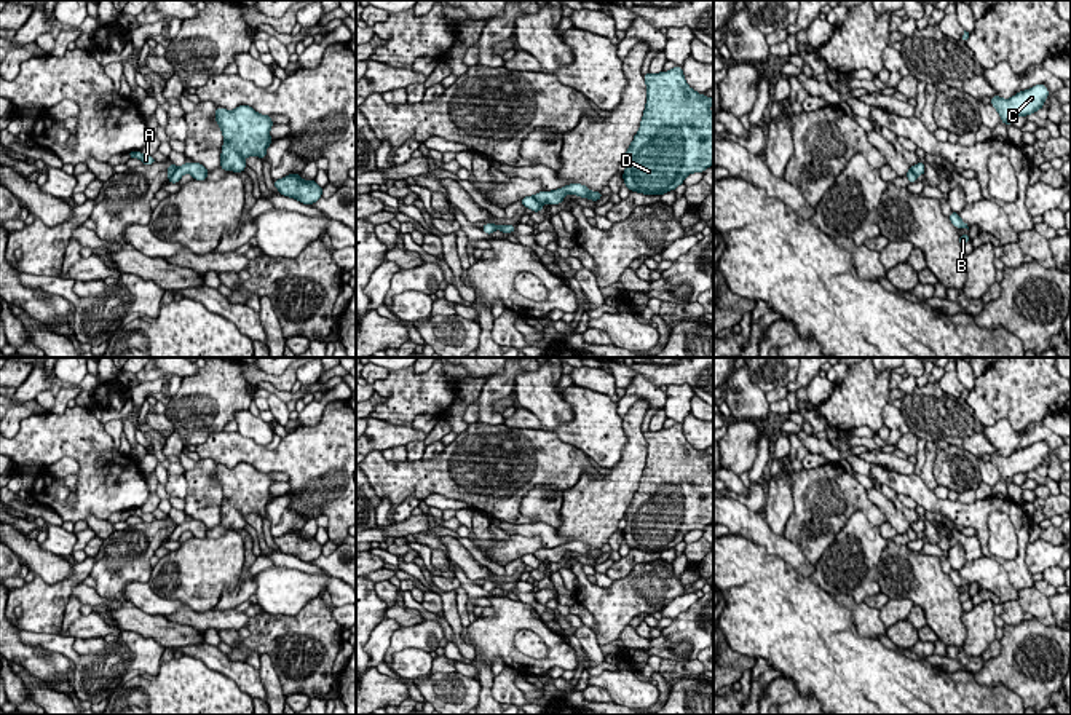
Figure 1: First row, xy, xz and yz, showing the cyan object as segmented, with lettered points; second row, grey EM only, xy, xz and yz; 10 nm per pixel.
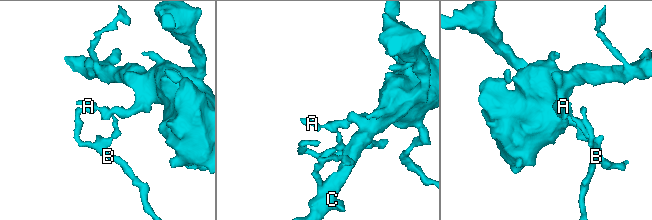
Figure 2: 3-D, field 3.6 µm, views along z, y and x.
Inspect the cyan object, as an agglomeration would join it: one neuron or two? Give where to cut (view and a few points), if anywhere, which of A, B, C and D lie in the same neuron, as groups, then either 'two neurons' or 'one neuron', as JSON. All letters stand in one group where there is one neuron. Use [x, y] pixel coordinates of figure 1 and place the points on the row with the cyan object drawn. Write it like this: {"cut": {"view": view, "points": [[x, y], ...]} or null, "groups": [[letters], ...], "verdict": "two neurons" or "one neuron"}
{"cut": {"view": "xz", "points": [[532, 197], [541, 205]]}, "groups": [["A", "B"], ["C", "D"]], "verdict": "two neurons"}

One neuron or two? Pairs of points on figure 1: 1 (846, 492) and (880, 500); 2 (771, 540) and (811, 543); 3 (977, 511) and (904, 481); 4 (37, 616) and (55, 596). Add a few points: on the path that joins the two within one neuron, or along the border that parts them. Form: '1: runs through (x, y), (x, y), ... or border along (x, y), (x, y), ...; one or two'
1: border along (865, 490), (867, 497), (888, 521); two
2: border along (782, 535), (792, 540), (813, 565); two
3: runs through (960, 511), (934, 505), (921, 495); one
4: runs through (42, 612), (50, 600); one

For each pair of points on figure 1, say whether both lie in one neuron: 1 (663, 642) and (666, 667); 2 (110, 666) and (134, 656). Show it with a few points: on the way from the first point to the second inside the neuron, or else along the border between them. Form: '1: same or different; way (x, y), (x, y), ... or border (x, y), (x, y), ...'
1: different; border (663, 658), (695, 659)
2: same; way (117, 659), (128, 656)

